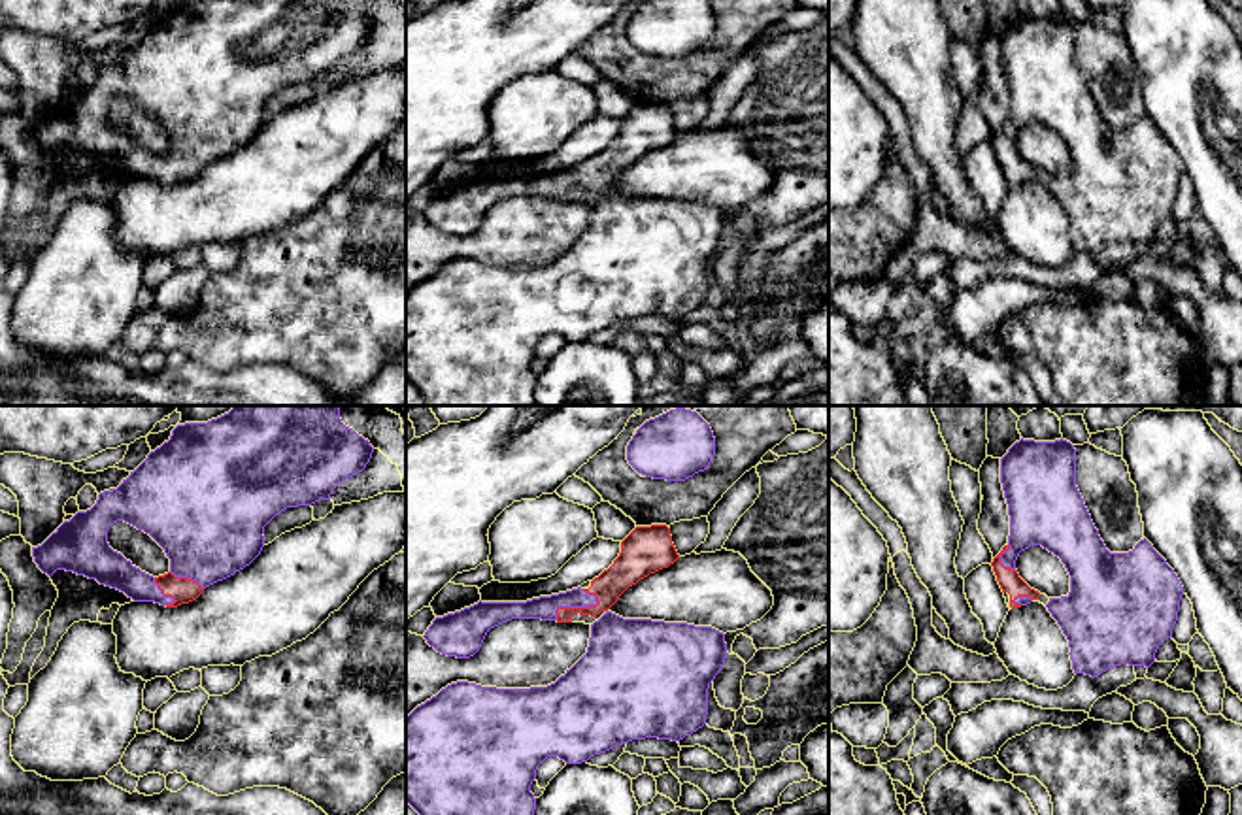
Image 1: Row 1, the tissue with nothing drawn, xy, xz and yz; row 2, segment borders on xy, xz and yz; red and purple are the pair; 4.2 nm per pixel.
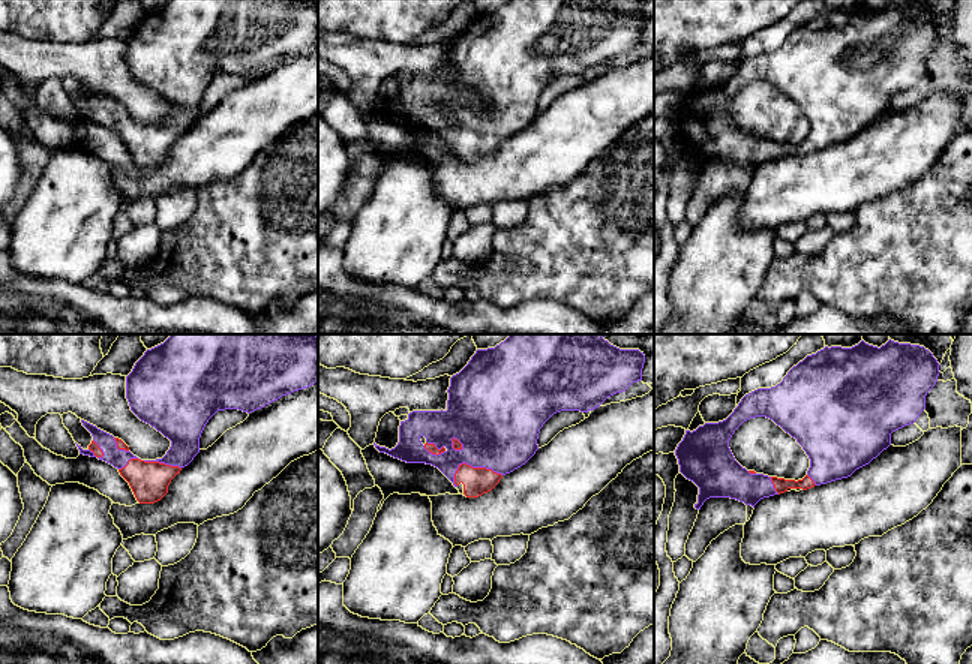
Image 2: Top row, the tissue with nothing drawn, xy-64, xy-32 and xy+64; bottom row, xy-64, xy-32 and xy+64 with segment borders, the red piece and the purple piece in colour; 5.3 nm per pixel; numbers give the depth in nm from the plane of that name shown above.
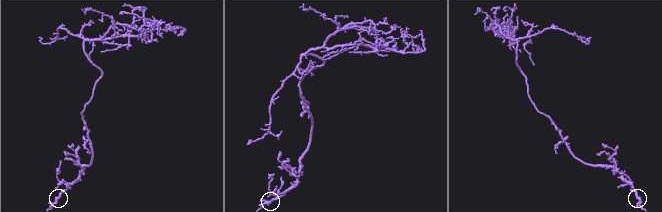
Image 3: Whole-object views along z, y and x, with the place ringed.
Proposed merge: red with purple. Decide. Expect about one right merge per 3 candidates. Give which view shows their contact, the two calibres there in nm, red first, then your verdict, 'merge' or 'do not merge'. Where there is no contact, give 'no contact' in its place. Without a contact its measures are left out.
meets red in xz; 120 nm thick on the red side, 100 nm on the other; merge

